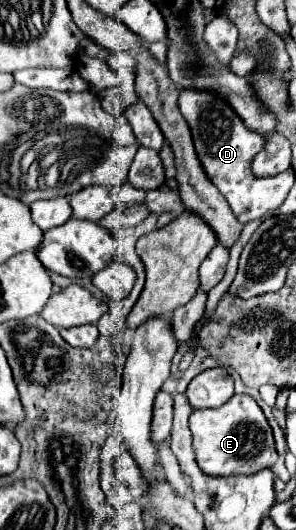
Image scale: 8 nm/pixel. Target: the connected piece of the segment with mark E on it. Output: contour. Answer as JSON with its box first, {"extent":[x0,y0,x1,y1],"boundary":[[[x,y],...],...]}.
{"extent":[189,395,277,475],"boundary":[[[233,395],[217,409],[193,409],[189,415],[189,429],[193,433],[197,465],[207,475],[253,475],[277,461],[271,427],[261,407],[249,395]]]}

